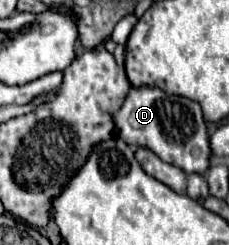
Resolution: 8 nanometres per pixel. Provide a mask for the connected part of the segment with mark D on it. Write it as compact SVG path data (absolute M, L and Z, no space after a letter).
M131 87L125 103L117 113L113 113L113 123L119 137L137 147L149 147L165 163L183 169L187 175L205 175L211 167L211 145L207 135L207 125L197 101L167 95L157 87Z

